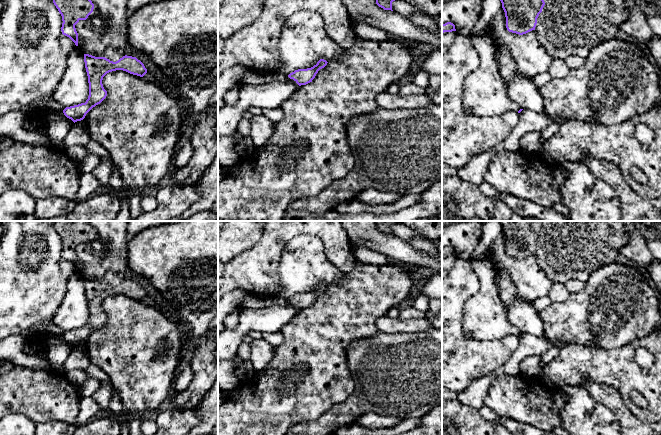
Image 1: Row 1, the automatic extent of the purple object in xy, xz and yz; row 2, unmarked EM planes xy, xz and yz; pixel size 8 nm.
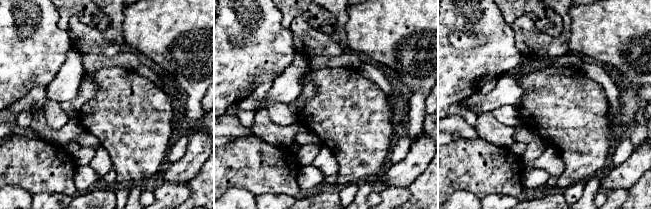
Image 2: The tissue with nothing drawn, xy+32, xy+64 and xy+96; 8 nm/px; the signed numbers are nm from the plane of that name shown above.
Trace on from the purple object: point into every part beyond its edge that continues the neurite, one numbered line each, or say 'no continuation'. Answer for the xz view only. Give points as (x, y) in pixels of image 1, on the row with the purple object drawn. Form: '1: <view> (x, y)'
no continuation

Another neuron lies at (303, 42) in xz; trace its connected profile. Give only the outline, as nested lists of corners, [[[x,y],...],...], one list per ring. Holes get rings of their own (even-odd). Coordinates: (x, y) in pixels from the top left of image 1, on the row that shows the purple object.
[[[299,11],[287,18],[278,42],[282,65],[273,69],[275,77],[282,78],[298,69],[311,68],[320,59],[327,62],[341,58],[344,49],[340,48],[326,33],[323,18],[313,11]]]

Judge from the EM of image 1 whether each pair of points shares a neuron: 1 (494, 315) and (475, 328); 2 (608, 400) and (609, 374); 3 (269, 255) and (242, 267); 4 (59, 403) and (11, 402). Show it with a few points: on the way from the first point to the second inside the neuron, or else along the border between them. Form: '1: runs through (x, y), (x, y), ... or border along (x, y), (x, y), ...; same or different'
1: runs through (489, 315), (480, 323); same
2: border along (587, 376), (593, 381), (614, 387), (625, 402); different
3: runs through (262, 260), (255, 267), (249, 267); same
4: runs through (47, 402), (23, 402); same

